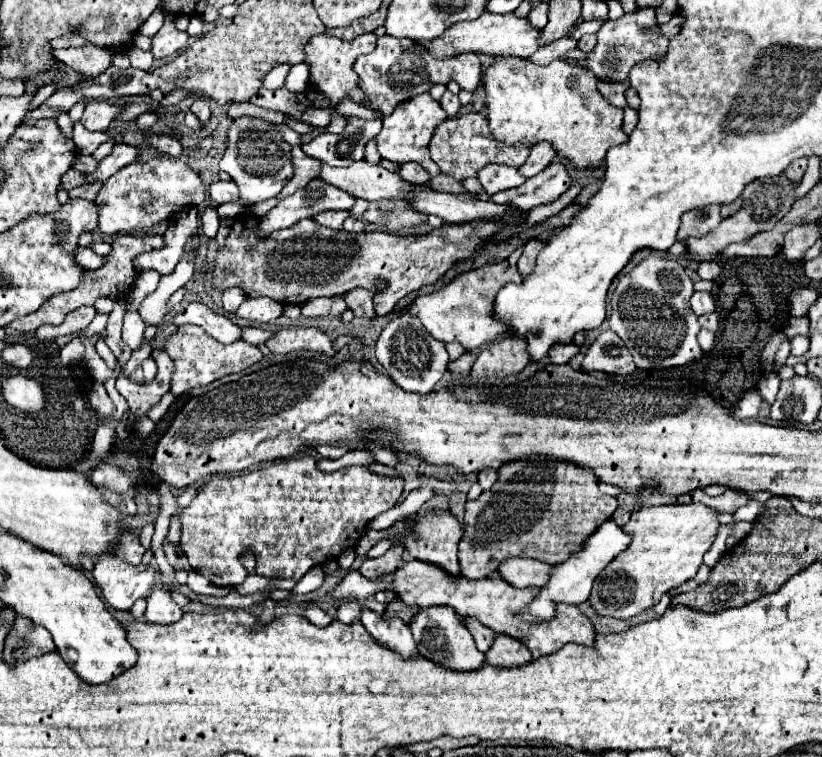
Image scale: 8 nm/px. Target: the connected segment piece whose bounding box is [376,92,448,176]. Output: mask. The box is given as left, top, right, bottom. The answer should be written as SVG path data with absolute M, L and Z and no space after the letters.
M428 92L414 96L410 100L404 100L398 104L398 108L386 116L382 120L382 132L376 136L376 146L378 152L384 160L396 162L396 164L406 164L406 162L420 162L432 176L442 174L440 168L436 166L436 162L430 158L428 154L428 142L432 138L432 132L438 124L442 124L442 120L446 120L448 114L442 110L440 102L436 102Z

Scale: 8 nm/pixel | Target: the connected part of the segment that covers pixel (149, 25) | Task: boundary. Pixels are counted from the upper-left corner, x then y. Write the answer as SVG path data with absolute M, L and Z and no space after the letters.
M156 8L156 10L142 22L142 26L138 28L138 32L152 36L152 34L156 34L156 30L158 30L162 24L164 24L164 16L162 16L162 12Z

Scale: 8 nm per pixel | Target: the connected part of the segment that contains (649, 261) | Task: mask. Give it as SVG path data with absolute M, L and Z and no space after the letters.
M652 252L618 280L610 300L612 314L608 322L634 356L636 368L672 368L702 356L702 348L696 340L700 330L698 316L692 312L688 302L692 292L694 288L686 268L664 252Z

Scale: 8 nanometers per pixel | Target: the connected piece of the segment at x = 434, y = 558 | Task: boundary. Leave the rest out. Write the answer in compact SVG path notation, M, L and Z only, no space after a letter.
M434 508L432 512L428 512L424 516L420 516L420 514L416 514L414 518L406 516L406 518L398 520L396 524L392 524L386 530L366 530L364 536L360 538L358 546L356 546L356 556L364 556L376 542L380 542L384 538L390 540L392 544L402 544L404 550L408 550L408 554L416 560L438 564L440 568L444 568L448 574L454 574L454 576L460 574L458 542L462 538L462 528L460 528L460 522L456 520L456 516L448 510Z

